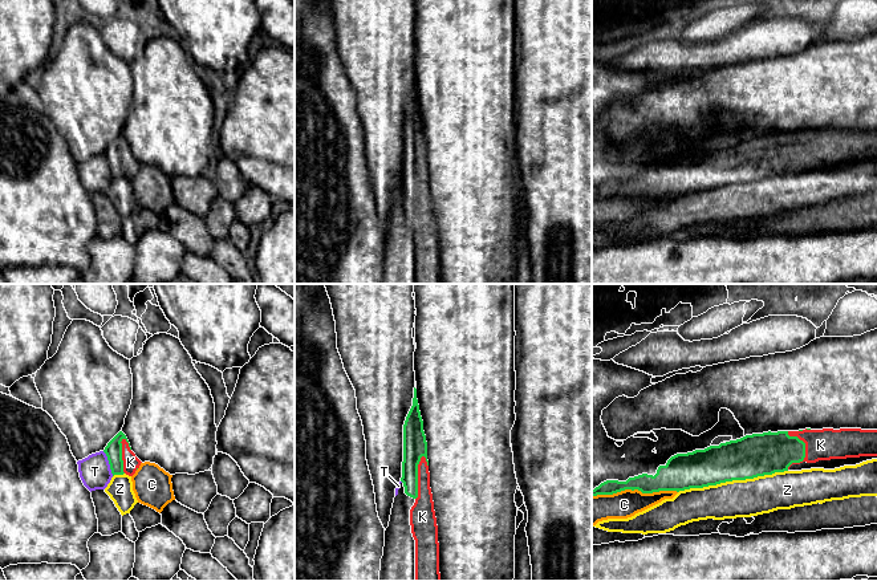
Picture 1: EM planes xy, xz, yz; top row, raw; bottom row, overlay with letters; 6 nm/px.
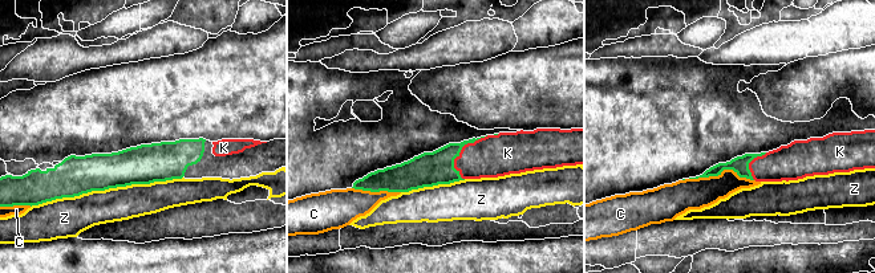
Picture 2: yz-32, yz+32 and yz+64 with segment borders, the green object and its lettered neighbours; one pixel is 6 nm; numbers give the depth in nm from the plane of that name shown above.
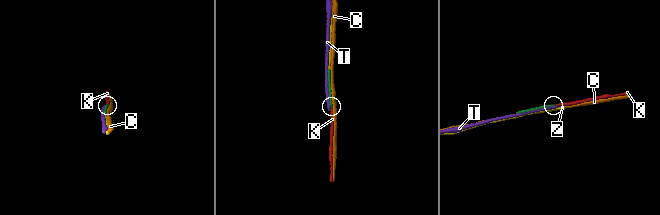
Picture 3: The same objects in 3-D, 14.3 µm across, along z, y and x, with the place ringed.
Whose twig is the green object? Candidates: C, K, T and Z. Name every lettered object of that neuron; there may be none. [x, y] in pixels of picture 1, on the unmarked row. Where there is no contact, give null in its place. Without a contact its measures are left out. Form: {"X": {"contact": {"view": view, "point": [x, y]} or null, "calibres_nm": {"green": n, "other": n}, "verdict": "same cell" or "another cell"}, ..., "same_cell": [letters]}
{"C": {"contact": {"view": "yz", "point": [634, 191]}, "calibres_nm": {"green": 170, "other": 170}, "verdict": "another cell"}, "K": {"contact": {"view": "xz", "point": [417, 181]}, "calibres_nm": {"green": 140, "other": 160}, "verdict": "same cell"}, "T": {"contact": {"view": "xy", "point": [109, 166]}, "calibres_nm": {"green": 100, "other": 190}, "verdict": "another cell"}, "Z": {"contact": {"view": "yz", "point": [733, 182]}, "calibres_nm": {"green": 260, "other": 220}, "verdict": "another cell"}, "same_cell": ["K"]}

